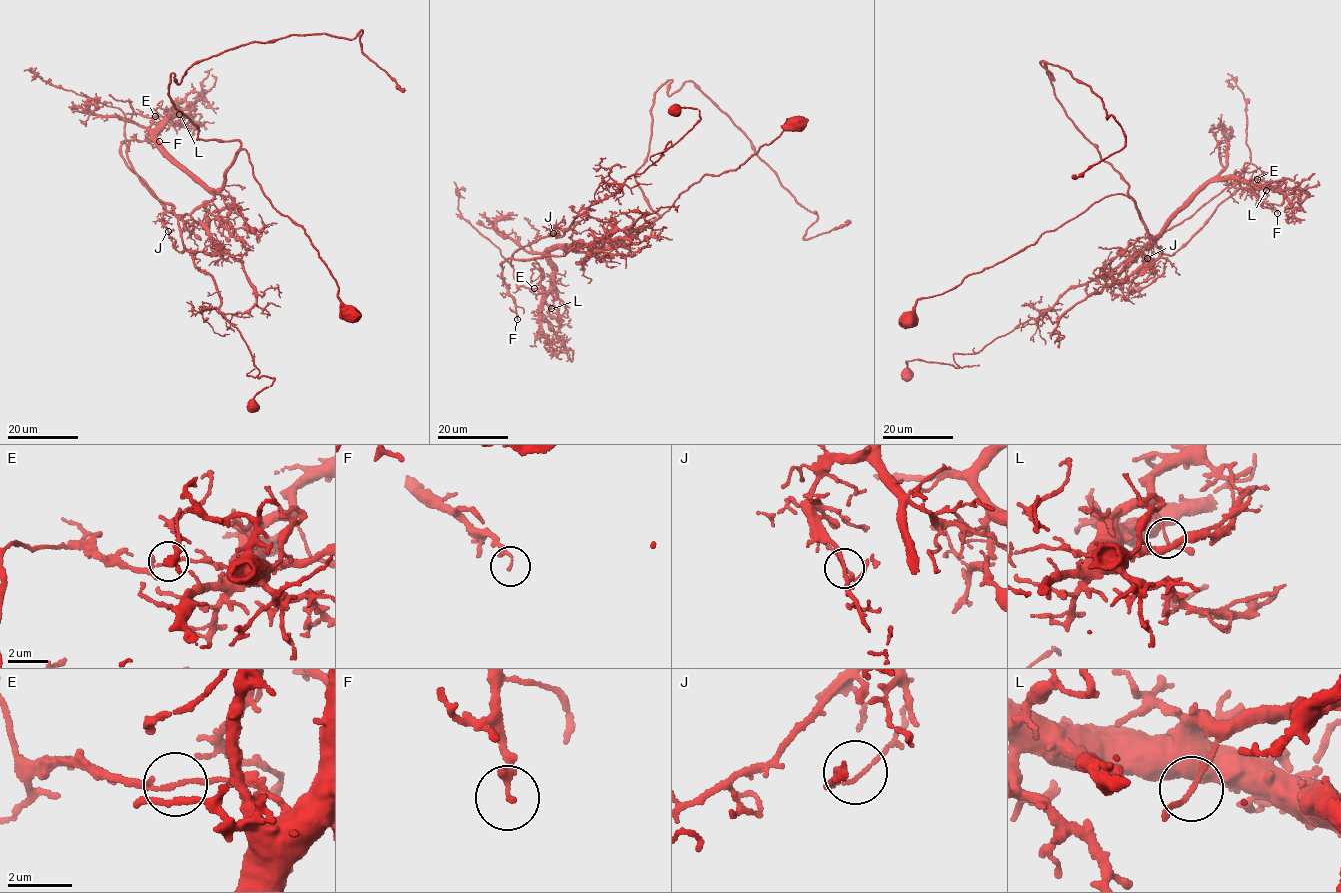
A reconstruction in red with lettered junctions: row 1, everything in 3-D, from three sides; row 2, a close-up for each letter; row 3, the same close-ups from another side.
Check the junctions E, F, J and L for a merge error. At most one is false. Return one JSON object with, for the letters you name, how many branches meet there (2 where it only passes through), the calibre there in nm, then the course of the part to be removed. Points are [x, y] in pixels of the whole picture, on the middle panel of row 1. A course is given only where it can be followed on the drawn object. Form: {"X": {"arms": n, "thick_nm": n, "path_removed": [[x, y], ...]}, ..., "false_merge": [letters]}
{"E": {"arms": 2, "thick_nm": 120, "path_removed": [[533, 288], [517, 286], [512, 255], [560, 237], [700, 118], [697, 109], [670, 109]]}, "false_merge": ["E"]}

